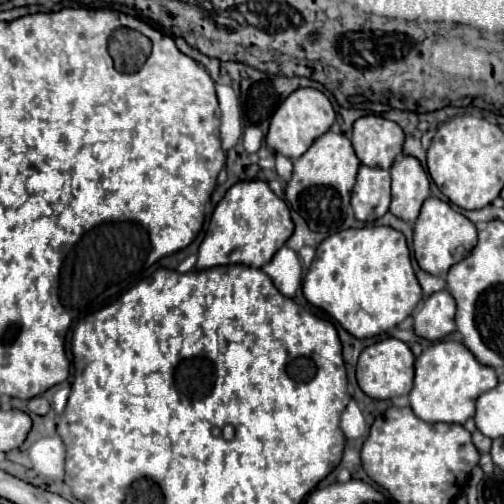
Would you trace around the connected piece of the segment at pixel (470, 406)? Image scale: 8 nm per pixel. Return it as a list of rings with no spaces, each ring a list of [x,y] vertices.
[[[440,341],[430,345],[416,359],[416,377],[410,391],[410,407],[414,415],[426,423],[460,423],[474,417],[476,401],[482,393],[498,385],[492,367],[478,363],[478,359],[456,341]]]

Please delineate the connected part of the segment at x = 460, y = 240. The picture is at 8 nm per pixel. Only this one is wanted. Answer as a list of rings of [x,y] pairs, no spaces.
[[[436,197],[424,201],[420,217],[416,219],[414,225],[414,257],[420,269],[424,269],[430,275],[444,277],[450,265],[456,265],[458,261],[462,261],[462,257],[470,255],[470,249],[474,249],[476,241],[478,241],[478,233],[470,219],[466,219],[462,213],[454,211],[448,203]]]

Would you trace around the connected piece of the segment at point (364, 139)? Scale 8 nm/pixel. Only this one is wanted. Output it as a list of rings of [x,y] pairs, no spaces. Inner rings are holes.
[[[360,117],[354,123],[352,145],[362,165],[380,167],[390,173],[394,159],[404,147],[404,131],[398,123],[384,117]]]

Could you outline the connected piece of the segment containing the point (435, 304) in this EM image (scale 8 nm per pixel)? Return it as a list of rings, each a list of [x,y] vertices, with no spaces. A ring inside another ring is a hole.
[[[438,291],[424,299],[414,313],[414,333],[426,341],[440,341],[454,329],[456,305],[448,291]]]

